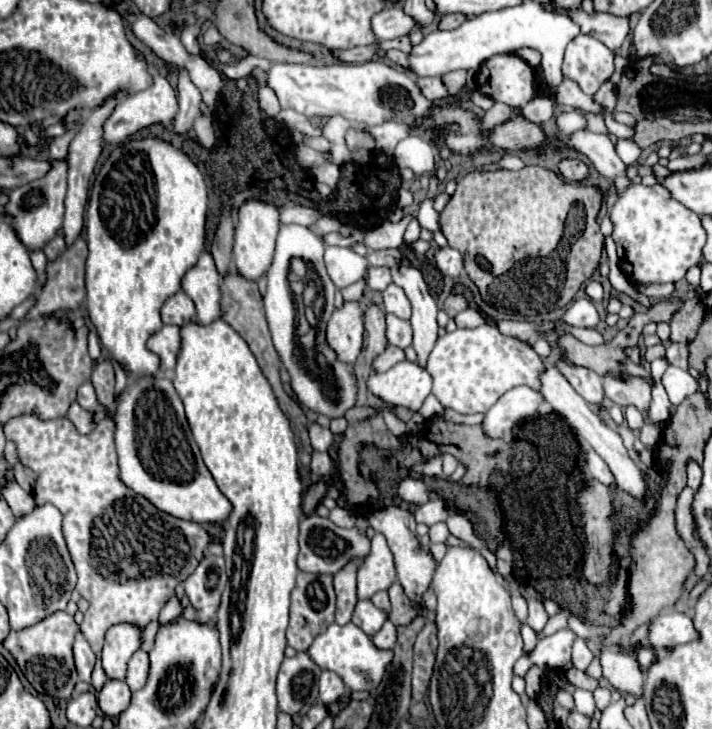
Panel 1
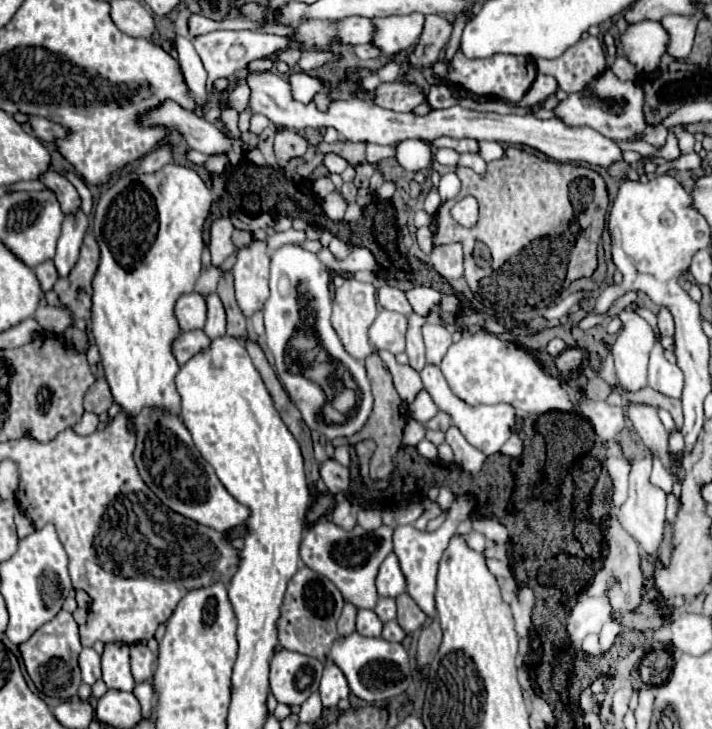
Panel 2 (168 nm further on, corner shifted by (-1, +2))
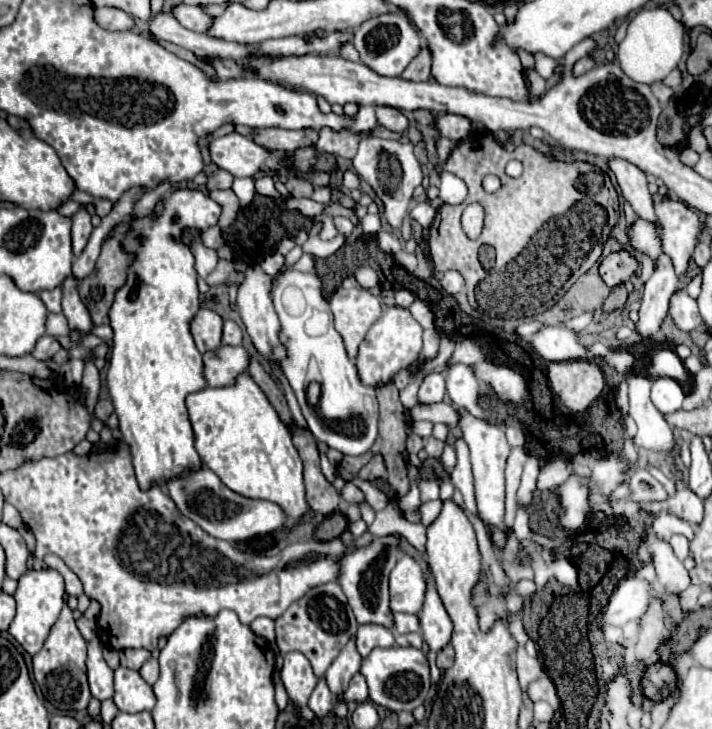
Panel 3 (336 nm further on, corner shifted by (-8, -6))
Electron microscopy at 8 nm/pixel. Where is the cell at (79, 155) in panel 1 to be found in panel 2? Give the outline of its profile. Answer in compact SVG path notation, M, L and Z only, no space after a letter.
M81 208L75 210L71 216L65 216L63 232L57 242L57 254L53 258L59 276L67 276L69 270L75 266L75 262L79 258L79 248L81 248L83 236L87 232L87 224L89 224L89 220Z

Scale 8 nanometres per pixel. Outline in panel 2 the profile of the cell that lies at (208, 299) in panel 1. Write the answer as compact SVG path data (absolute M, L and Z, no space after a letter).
M215 292L207 294L205 302L207 302L207 320L205 320L203 332L209 338L223 336L225 334L225 310L223 310L223 304L221 304L219 296Z

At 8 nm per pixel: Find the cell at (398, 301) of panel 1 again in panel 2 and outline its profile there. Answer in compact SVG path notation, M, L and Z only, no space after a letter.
M411 314L407 318L409 328L407 328L407 356L409 356L409 364L415 370L421 370L425 366L425 346L423 346L423 336L421 336L421 326L425 324L423 316Z

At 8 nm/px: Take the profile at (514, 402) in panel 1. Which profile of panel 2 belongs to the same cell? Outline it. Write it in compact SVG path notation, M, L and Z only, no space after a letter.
M425 364L425 368L419 372L423 386L427 388L427 392L431 394L433 402L439 406L439 410L447 412L453 420L453 424L461 430L461 434L467 438L467 442L475 448L479 448L481 452L485 452L487 456L497 454L499 448L505 444L505 440L515 432L515 408L511 408L511 404L493 404L493 406L469 406L463 400L459 400L457 396L451 394L439 366L435 364Z

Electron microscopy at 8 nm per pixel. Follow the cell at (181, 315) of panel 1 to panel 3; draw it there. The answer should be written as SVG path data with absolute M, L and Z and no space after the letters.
M200 310L190 322L190 328L200 354L214 352L222 346L222 318L214 310Z

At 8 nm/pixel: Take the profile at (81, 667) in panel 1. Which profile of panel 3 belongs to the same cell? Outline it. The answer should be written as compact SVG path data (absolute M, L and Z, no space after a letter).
M90 640L88 642L88 662L86 662L86 666L88 666L90 692L100 702L114 696L114 688L112 688L114 672L104 662L102 650L104 650L104 644L100 640Z

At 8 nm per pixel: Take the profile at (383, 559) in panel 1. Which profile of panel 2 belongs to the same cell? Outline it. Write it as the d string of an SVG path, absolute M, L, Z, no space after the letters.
M391 554L383 560L383 564L379 566L379 574L377 574L375 582L377 582L379 596L395 598L395 596L405 592L405 576L399 568L399 562L397 562L395 554Z

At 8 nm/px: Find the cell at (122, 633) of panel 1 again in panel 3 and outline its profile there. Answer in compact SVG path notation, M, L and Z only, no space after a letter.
M120 666L114 672L114 704L120 712L142 712L152 710L156 704L156 696L152 692L152 686L148 686L140 672Z

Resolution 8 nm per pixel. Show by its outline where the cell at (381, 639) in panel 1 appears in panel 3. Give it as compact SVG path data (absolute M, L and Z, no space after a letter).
M414 632L414 634L402 634L402 636L396 636L396 644L398 644L398 646L422 648L422 636L420 636L418 632Z

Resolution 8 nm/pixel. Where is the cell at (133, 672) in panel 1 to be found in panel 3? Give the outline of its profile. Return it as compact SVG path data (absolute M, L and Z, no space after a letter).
M156 658L146 660L144 666L140 668L140 676L142 676L148 684L154 684L154 682L158 680L158 674L160 674L160 670L158 670L158 660L156 660Z

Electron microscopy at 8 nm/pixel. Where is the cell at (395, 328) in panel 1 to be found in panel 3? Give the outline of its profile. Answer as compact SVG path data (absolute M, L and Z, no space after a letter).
M402 306L388 308L380 320L368 330L366 338L360 344L358 356L356 356L356 368L362 384L366 386L382 386L394 380L396 372L414 364L420 358L423 346L423 328L412 318L412 314Z

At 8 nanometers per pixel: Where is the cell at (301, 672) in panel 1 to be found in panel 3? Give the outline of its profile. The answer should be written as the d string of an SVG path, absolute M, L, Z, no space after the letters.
M288 652L284 654L284 666L282 666L282 682L286 686L286 692L290 700L300 706L302 710L308 708L308 698L318 682L314 676L314 670L302 652Z

